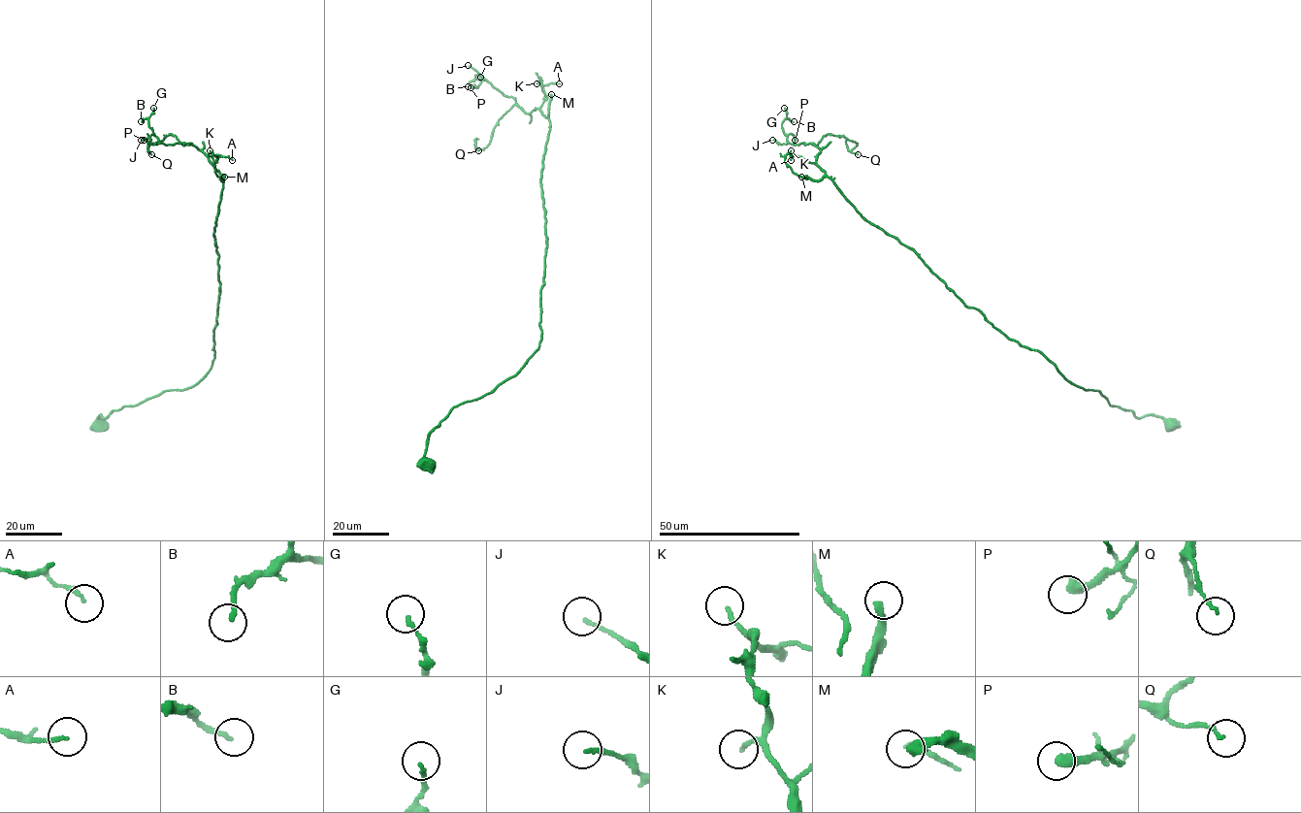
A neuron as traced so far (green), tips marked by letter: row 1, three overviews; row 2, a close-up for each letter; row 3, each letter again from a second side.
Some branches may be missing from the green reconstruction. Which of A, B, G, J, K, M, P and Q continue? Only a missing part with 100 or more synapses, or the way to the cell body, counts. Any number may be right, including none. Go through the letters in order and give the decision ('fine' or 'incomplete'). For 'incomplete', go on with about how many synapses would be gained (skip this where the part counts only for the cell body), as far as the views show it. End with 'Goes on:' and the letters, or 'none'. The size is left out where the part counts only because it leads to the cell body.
A: fine
B: fine
G: fine
J: fine
K: fine
M: incomplete; about 190 synapses
P: fine
Q: fine
Goes on: M

